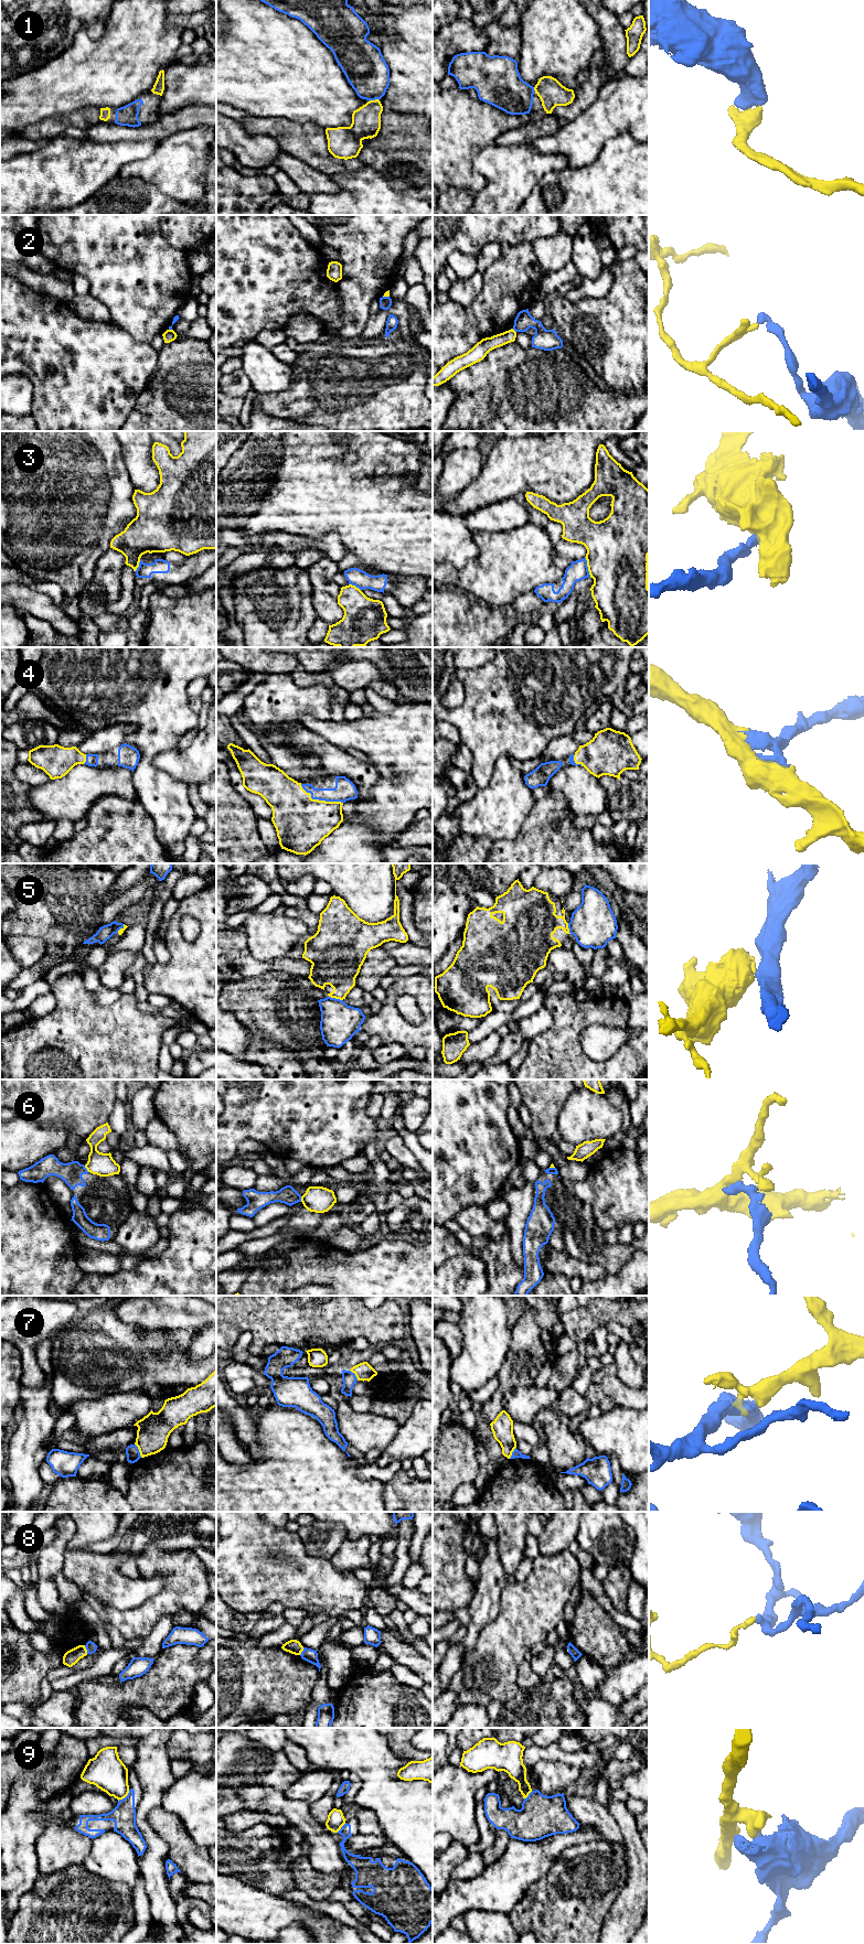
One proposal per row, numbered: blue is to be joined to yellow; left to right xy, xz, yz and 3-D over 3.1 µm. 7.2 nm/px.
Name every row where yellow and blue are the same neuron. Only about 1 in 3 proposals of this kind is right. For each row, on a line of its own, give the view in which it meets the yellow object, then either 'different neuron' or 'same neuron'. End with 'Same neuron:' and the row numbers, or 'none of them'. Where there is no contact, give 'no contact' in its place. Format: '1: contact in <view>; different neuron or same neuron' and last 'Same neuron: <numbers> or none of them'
1: contact in xz; same neuron
2: contact in yz; different neuron
3: contact in yz; different neuron
4: contact in xz; same neuron
5: contact in xz; different neuron
6: contact in xy; different neuron
7: contact in xy; different neuron
8: contact in xy; different neuron
9: contact in xy; different neuron
Same neuron: 1, 4

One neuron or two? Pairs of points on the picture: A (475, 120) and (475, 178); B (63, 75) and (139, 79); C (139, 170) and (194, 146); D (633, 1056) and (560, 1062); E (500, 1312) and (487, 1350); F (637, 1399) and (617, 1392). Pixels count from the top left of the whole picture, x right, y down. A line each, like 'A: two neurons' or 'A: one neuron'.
A: one neuron
B: one neuron
C: one neuron
D: one neuron
E: one neuron
F: one neuron

